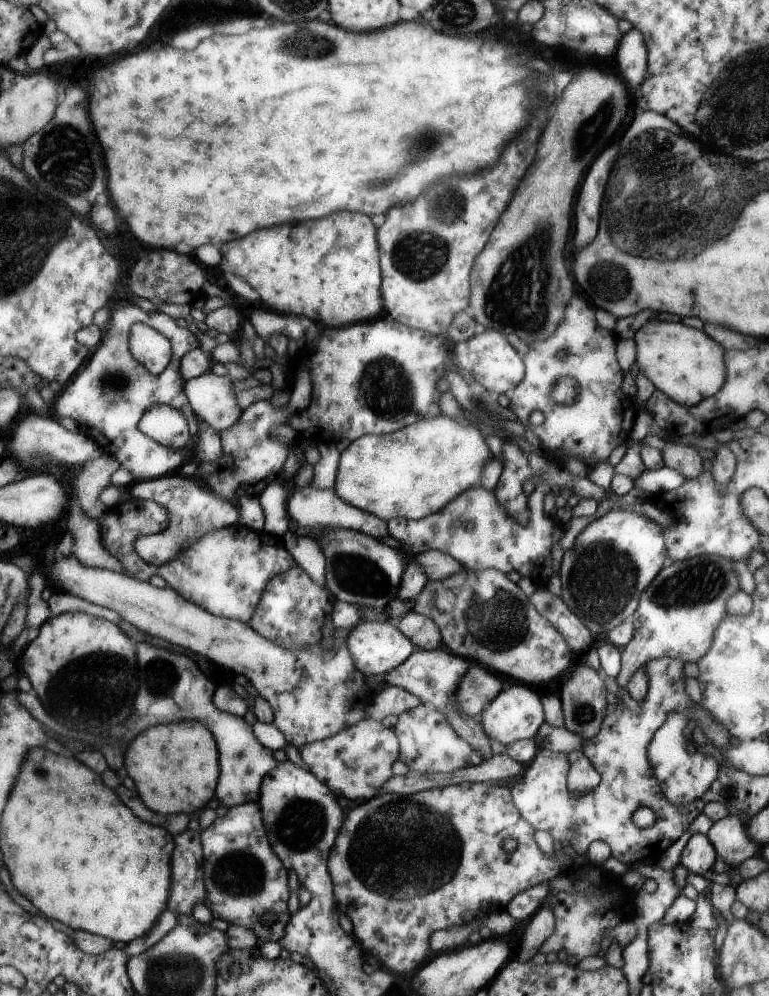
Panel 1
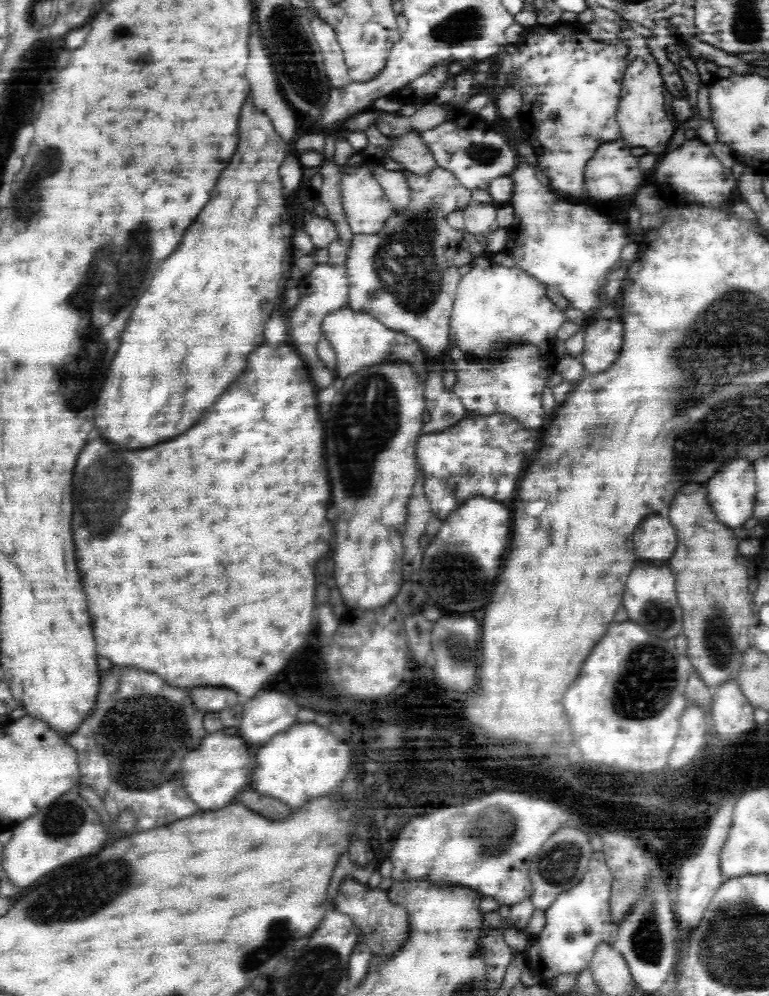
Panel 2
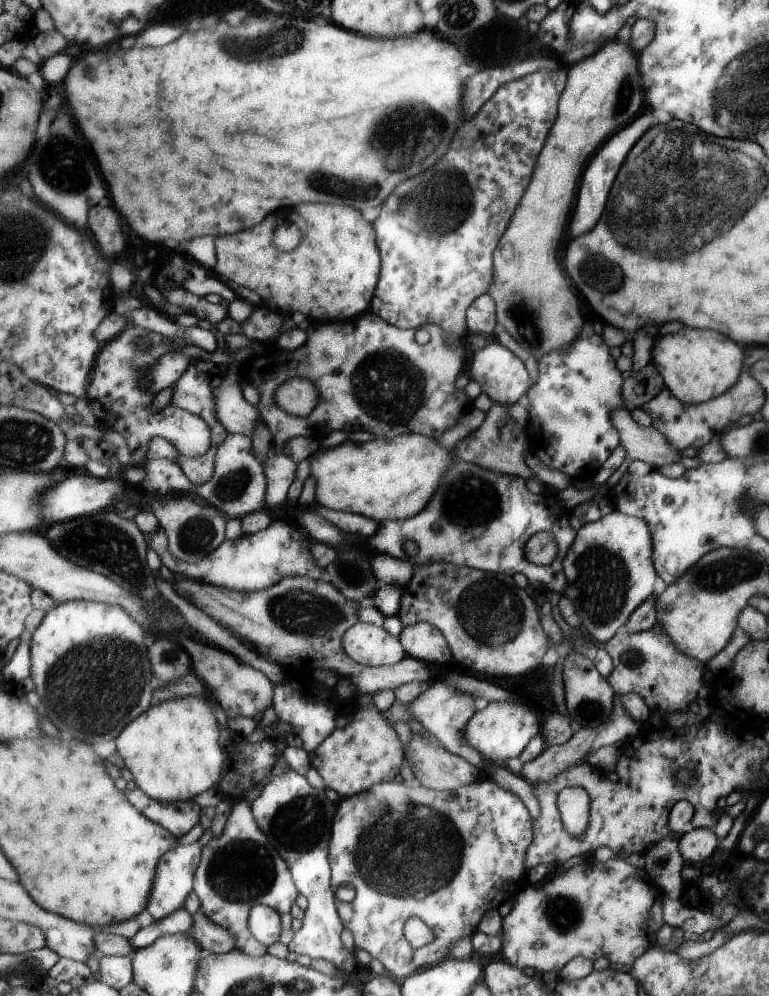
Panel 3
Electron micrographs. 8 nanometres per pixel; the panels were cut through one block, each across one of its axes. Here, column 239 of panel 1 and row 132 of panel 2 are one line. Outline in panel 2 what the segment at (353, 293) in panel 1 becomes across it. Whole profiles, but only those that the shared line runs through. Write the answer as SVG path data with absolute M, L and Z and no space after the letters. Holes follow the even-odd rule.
M250 94L240 112L238 148L232 160L218 176L208 204L204 204L198 218L186 230L178 250L168 256L166 262L162 261L156 270L152 286L140 298L138 308L122 334L120 350L112 360L106 384L96 404L96 428L110 442L130 448L146 448L192 428L192 424L196 424L196 420L200 420L200 416L204 416L214 404L214 398L218 398L226 386L244 372L250 350L263 343L264 324L274 306L262 304L276 304L278 298L280 302L276 306L281 303L283 295L278 286L284 258L293 251L292 243L286 244L286 238L280 232L282 216L286 212L286 196L282 192L278 168L284 162L288 148L282 136L276 134L272 120L254 106ZM252 130L264 136L260 140L262 144L252 144Z

